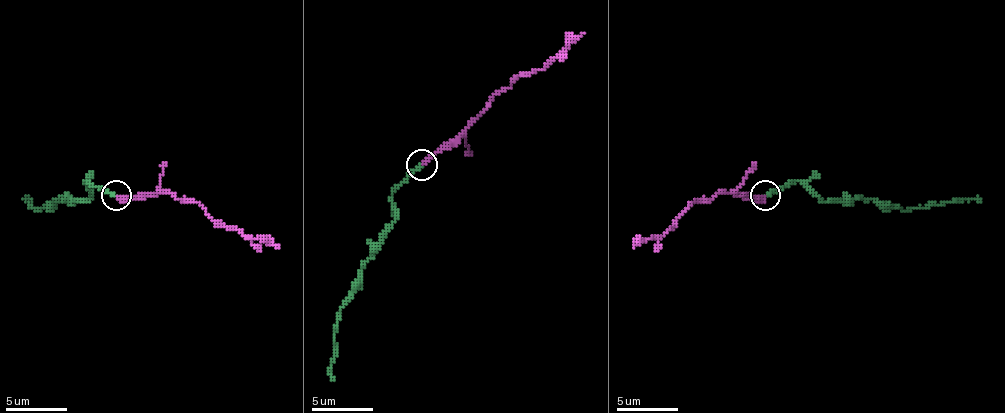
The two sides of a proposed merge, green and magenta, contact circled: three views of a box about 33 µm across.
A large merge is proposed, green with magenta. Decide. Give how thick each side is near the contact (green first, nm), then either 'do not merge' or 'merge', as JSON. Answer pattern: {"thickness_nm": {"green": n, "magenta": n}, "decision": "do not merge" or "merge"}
{"thickness_nm": {"green": 180, "magenta": 360}, "decision": "merge"}

